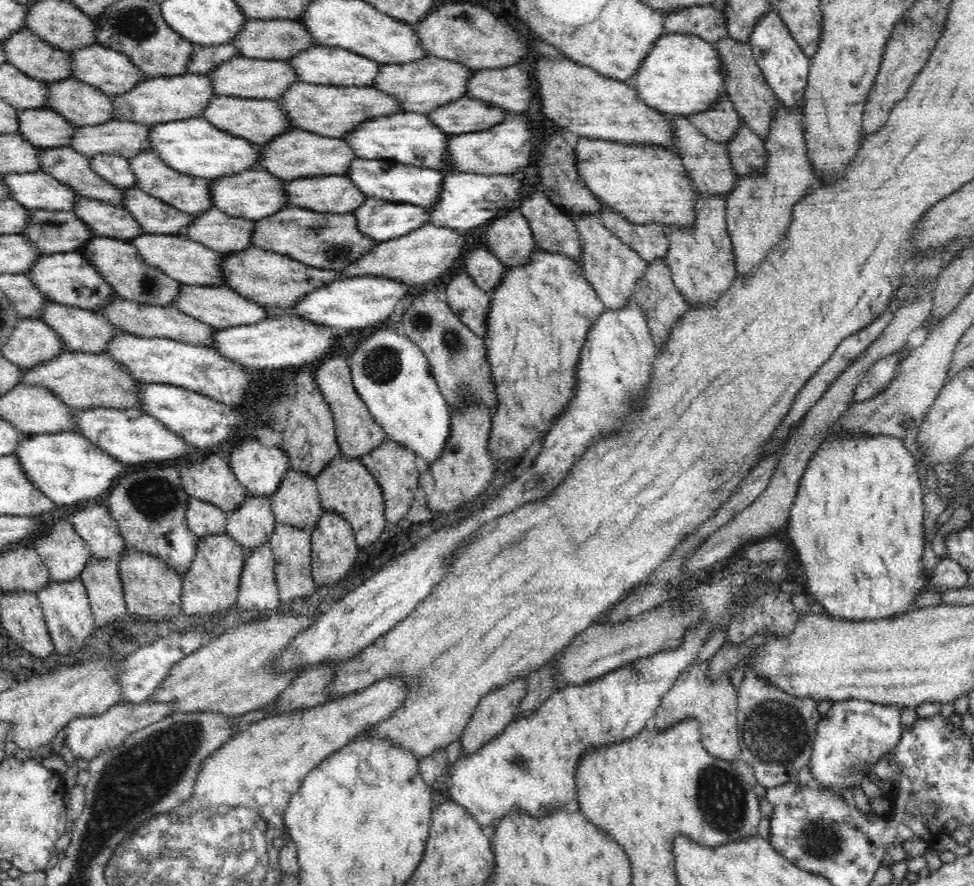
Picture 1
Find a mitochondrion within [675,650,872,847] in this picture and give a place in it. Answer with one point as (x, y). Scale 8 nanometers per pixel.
(775, 731)

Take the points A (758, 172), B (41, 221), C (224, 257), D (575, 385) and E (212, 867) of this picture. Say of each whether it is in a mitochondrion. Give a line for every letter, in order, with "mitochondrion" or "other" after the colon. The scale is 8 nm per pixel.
A: other
B: mitochondrion
C: other
D: other
E: mitochondrion

